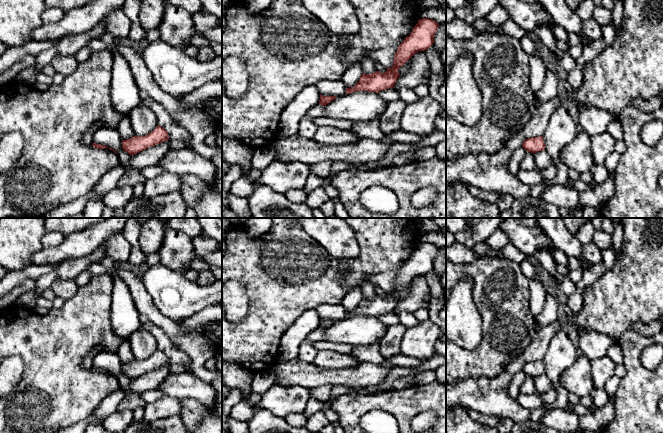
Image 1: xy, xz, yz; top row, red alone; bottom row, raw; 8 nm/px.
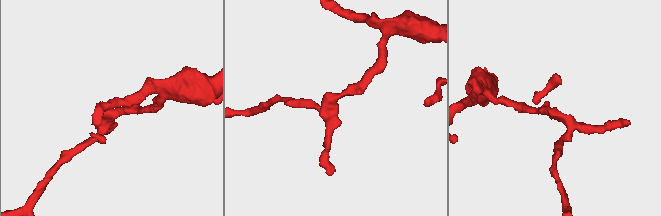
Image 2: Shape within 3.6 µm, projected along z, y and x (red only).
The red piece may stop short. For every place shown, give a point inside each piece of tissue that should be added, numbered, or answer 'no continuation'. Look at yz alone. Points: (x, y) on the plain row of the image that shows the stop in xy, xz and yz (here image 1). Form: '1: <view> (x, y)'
no continuation

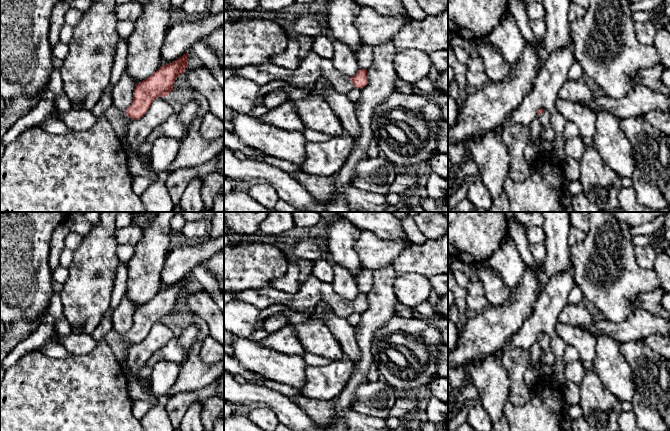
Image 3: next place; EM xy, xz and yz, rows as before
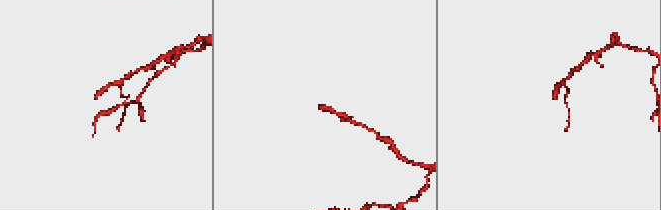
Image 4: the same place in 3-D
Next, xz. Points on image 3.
1: xz (305, 300)

